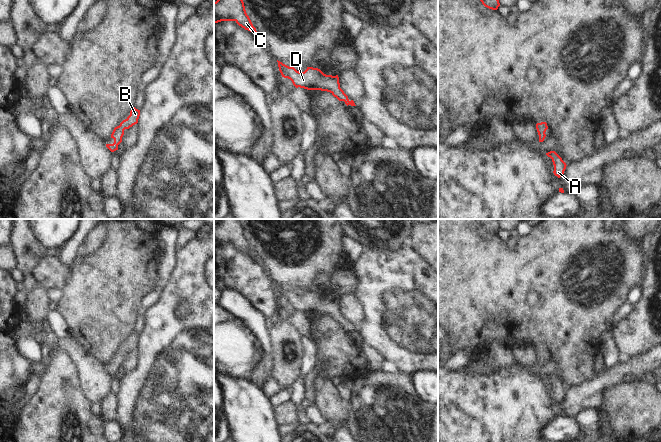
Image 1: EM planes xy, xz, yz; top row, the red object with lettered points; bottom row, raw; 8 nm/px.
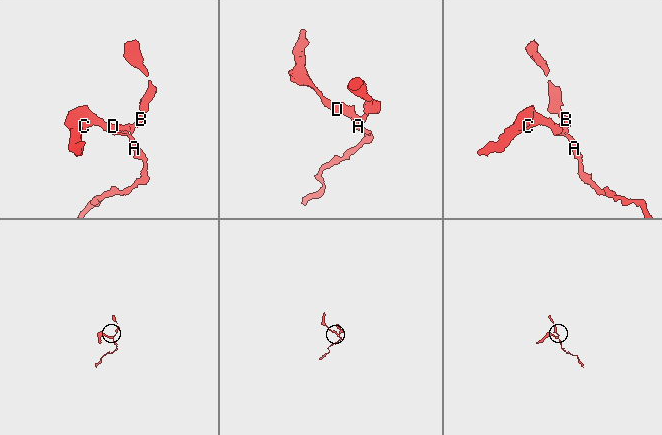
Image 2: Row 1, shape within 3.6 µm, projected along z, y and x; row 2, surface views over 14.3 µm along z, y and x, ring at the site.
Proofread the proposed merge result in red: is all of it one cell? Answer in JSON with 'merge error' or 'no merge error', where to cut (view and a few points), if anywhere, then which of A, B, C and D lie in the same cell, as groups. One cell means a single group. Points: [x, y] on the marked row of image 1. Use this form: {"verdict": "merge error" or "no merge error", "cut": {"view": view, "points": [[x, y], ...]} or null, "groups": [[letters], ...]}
{"verdict": "no merge error", "cut": null, "groups": [["A", "B", "C", "D"]]}

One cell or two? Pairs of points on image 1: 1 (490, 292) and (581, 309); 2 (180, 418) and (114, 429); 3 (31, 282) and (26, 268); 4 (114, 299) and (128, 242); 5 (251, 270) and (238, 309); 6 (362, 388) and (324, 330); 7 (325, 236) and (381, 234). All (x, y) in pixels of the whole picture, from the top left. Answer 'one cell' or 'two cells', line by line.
1: one cell
2: two cells
3: one cell
4: one cell
5: two cells
6: two cells
7: two cells

